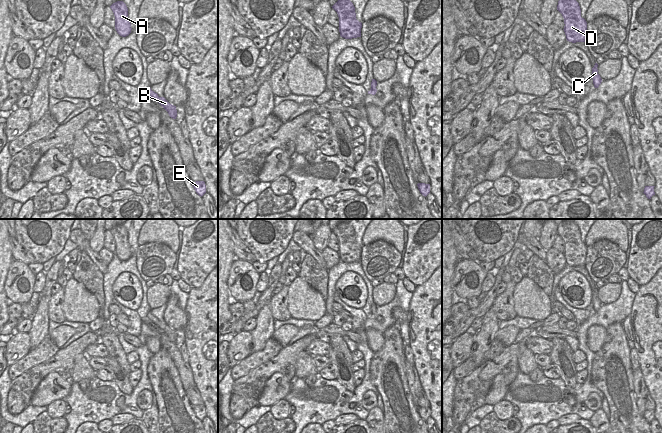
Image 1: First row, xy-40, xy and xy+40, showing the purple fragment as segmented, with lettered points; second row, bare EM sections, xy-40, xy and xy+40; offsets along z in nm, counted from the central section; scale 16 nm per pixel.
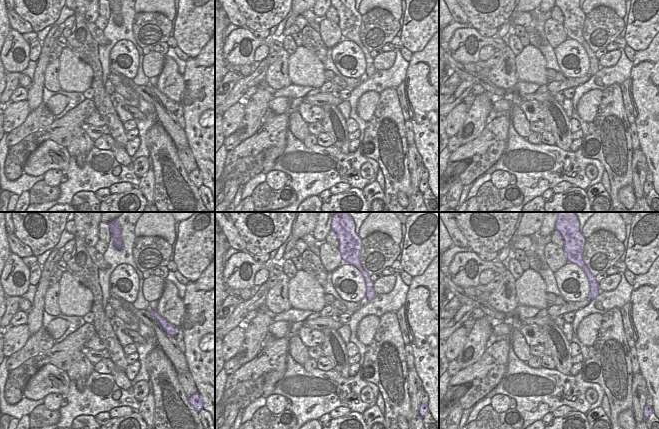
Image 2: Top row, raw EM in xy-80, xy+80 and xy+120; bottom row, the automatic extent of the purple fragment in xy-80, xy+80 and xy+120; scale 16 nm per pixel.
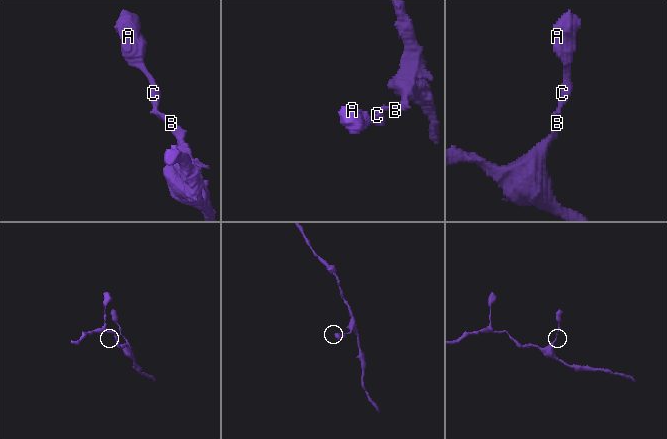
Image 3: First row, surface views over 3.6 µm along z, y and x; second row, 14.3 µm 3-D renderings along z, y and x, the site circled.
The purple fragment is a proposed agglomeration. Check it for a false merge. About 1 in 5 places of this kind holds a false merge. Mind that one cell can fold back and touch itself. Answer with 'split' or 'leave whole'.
leave whole

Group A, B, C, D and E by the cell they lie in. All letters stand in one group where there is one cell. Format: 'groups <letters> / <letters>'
groups A B C D E

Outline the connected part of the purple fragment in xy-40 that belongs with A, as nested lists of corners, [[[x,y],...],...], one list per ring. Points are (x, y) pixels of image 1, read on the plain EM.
[[[117,225],[113,227],[110,232],[115,240],[115,253],[117,257],[126,261],[131,257],[131,247],[128,243],[128,232],[123,225]]]

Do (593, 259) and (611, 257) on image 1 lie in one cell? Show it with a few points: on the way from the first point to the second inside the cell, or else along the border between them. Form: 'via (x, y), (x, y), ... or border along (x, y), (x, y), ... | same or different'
via (597, 261), (607, 257) | same

